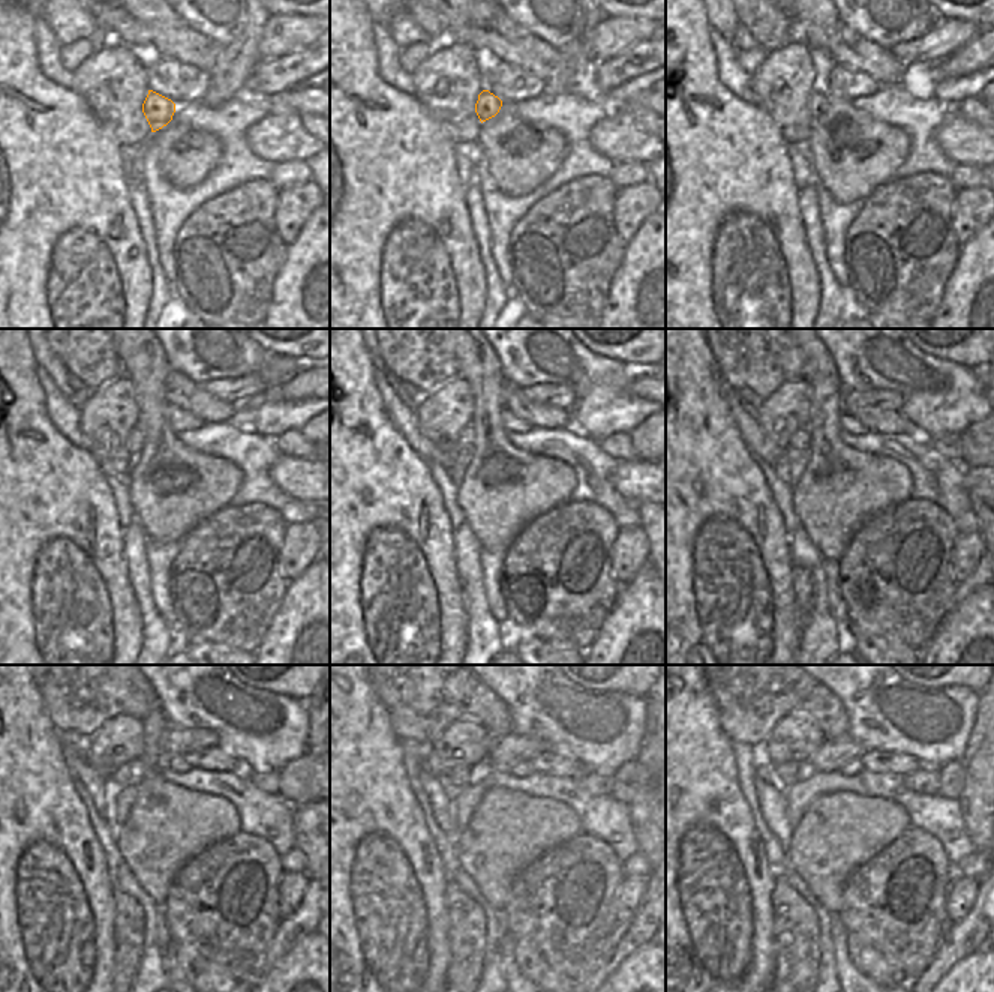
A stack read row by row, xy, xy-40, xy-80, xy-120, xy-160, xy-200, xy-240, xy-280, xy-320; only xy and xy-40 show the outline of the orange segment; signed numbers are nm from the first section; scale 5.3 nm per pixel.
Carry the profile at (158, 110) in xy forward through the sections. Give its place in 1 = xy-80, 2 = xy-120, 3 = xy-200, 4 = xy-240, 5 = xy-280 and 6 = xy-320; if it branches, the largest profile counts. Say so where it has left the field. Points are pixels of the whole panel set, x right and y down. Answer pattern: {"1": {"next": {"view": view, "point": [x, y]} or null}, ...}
{"1": {"next": {"view": "xy-80", "point": [817, 104]}}, "2": {"next": {"view": "xy-120", "point": [135, 437]}}, "3": {"next": {"view": "xy-200", "point": [801, 440]}}, "4": {"next": {"view": "xy-240", "point": [131, 773]}}, "5": {"next": {"view": "xy-280", "point": [455, 779]}}, "6": {"next": {"view": "xy-320", "point": [787, 773]}}}

